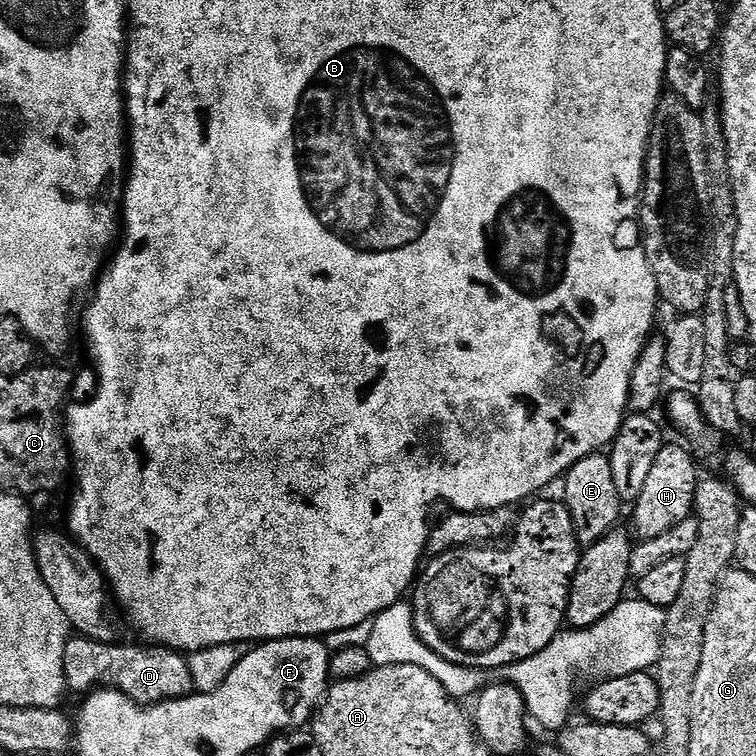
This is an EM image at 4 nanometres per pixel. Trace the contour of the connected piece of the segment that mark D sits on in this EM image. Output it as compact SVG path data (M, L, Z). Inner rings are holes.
M76 634L64 644L62 675L67 691L87 693L93 686L107 686L126 694L135 704L161 704L164 700L180 700L193 695L191 674L185 657L167 648L152 646L135 648L132 644L88 640ZM91 684L96 684L92 685ZM89 687L89 688L88 688ZM88 688L88 689L87 689Z

